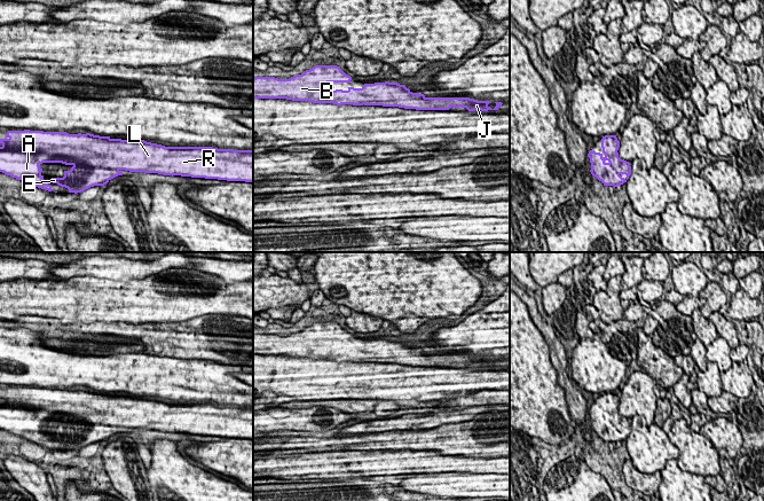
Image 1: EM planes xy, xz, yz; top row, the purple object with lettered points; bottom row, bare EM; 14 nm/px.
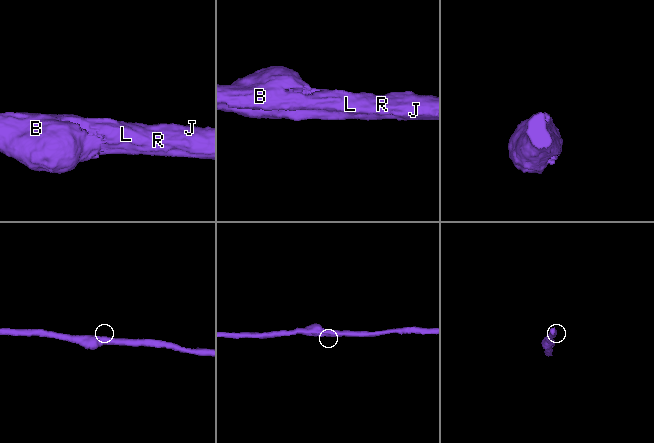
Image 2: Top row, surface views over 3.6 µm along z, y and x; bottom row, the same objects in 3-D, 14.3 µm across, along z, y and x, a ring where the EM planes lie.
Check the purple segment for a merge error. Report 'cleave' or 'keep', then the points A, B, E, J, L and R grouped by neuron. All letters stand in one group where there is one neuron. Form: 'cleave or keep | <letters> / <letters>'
keep | A B E J L R

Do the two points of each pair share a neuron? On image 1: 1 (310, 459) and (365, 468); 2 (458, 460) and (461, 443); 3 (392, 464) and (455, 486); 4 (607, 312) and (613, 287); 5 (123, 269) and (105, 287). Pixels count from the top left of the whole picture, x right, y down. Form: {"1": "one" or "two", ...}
{"1": "one", "2": "two", "3": "two", "4": "one", "5": "two"}

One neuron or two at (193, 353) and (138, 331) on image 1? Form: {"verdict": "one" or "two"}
{"verdict": "one"}

